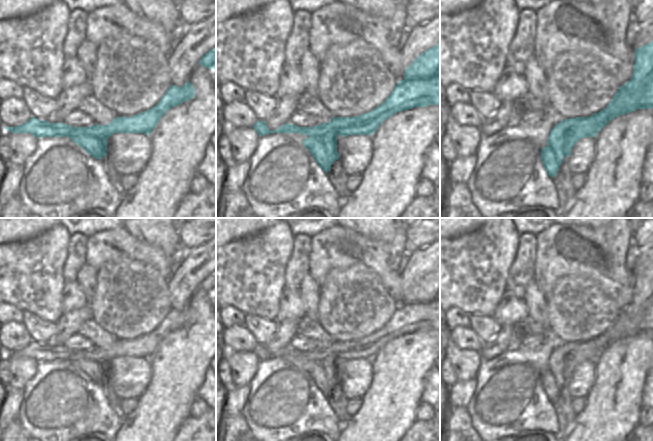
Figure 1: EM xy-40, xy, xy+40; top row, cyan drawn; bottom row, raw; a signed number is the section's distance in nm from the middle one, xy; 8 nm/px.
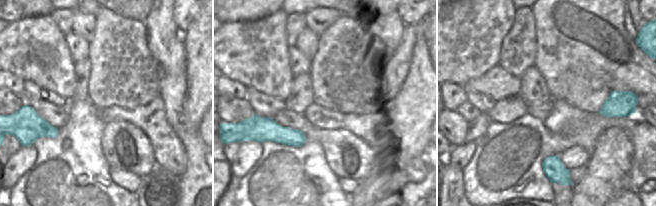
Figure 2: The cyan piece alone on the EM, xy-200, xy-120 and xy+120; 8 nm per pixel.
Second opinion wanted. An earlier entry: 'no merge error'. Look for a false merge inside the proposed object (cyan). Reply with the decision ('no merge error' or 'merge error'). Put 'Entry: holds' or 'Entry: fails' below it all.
merge error
Entry: fails

